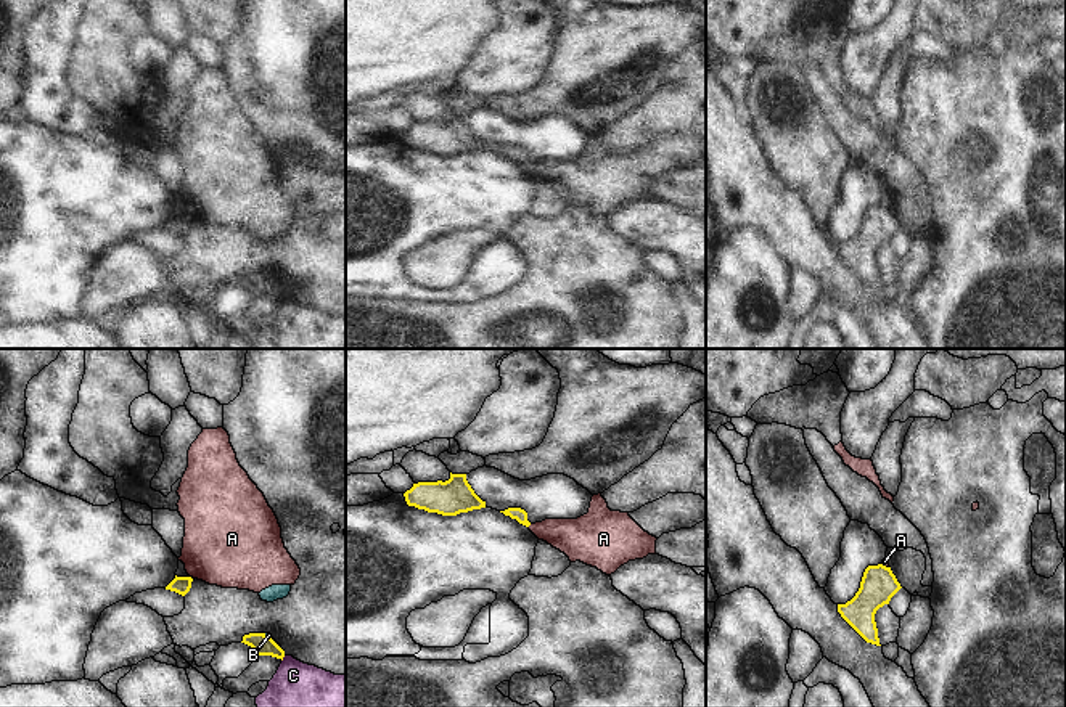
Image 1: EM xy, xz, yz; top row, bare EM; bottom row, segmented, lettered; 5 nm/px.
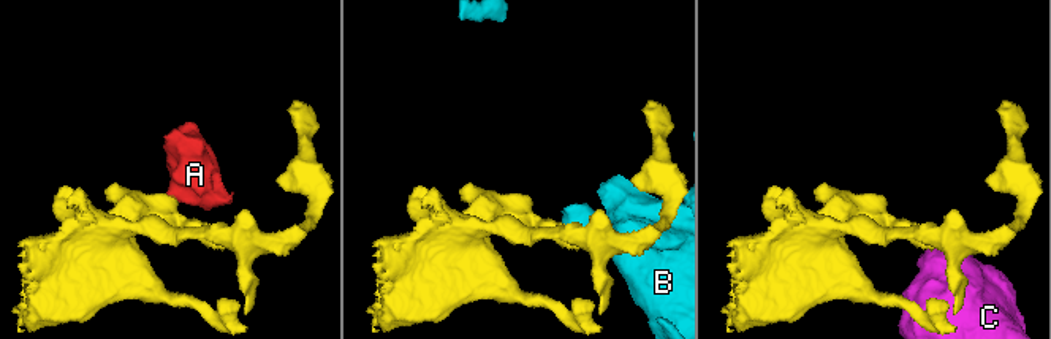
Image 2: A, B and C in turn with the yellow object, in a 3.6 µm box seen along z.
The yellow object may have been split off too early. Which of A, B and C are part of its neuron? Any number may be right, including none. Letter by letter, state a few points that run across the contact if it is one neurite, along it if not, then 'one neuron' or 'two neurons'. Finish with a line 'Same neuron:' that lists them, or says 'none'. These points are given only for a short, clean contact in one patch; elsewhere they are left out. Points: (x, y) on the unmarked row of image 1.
A: yz (881, 203), (888, 208) | two neurons
B: xy (264, 273), (280, 288) | two neurons
C: xy (285, 296), (282, 301) | two neurons
Same neuron: none

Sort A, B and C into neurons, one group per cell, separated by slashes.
A B / C

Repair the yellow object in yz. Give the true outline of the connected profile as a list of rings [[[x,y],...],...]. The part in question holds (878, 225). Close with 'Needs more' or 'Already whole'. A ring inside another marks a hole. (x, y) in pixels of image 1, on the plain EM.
[[[868,206],[859,231],[846,244],[838,244],[838,252],[867,283],[881,286],[875,254],[879,247],[889,244],[900,228],[891,207]]]. Already whole.

